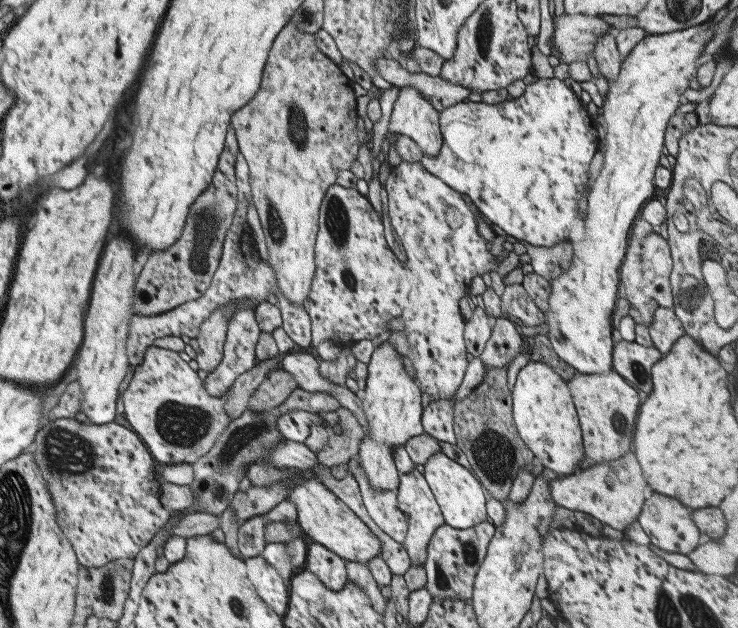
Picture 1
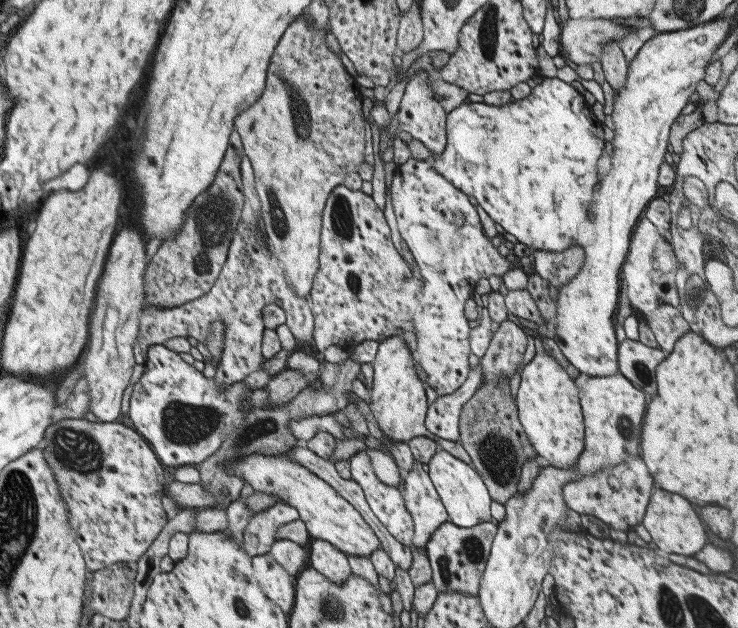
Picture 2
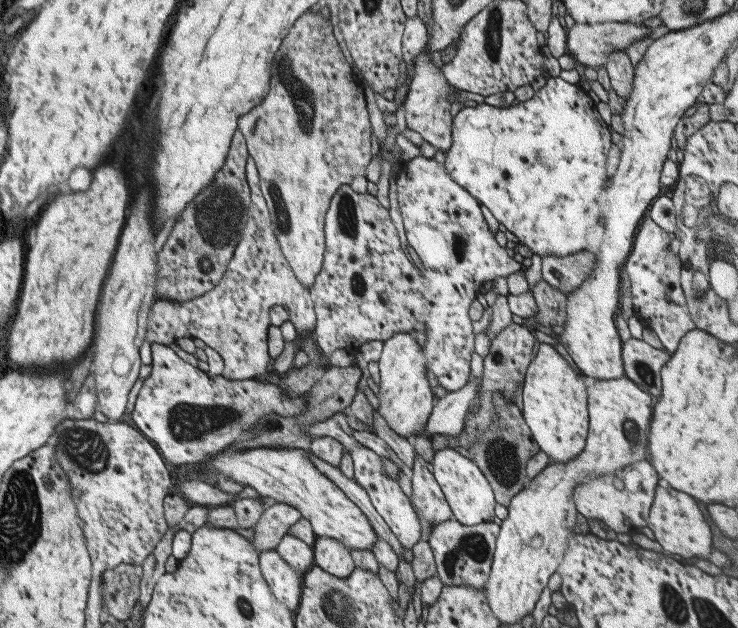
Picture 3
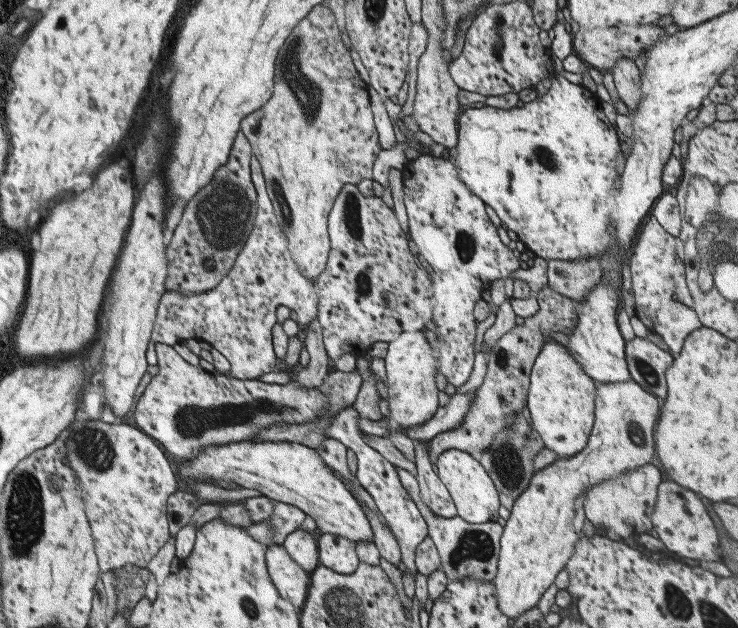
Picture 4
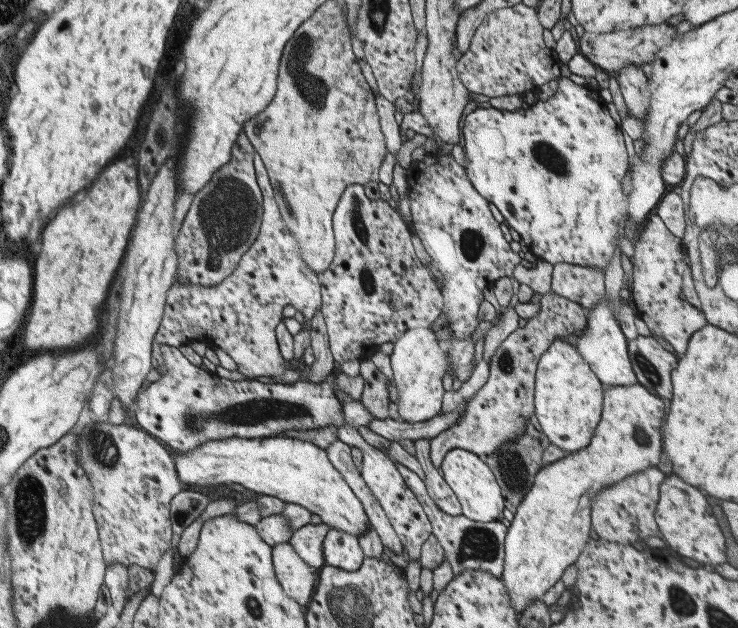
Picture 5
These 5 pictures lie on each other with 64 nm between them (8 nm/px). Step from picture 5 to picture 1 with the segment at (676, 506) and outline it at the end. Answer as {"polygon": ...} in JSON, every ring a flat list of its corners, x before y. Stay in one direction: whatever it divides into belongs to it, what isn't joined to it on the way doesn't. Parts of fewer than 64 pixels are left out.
{"polygon":[[653,492,647,494,647,498,643,500,639,518,635,522,639,522,641,530,649,536,649,542,665,552,677,552,677,554,687,556,693,548,697,548,703,542,697,526,691,520,689,508,679,506,679,502,675,502,673,498,661,496,661,494,653,494]]}

